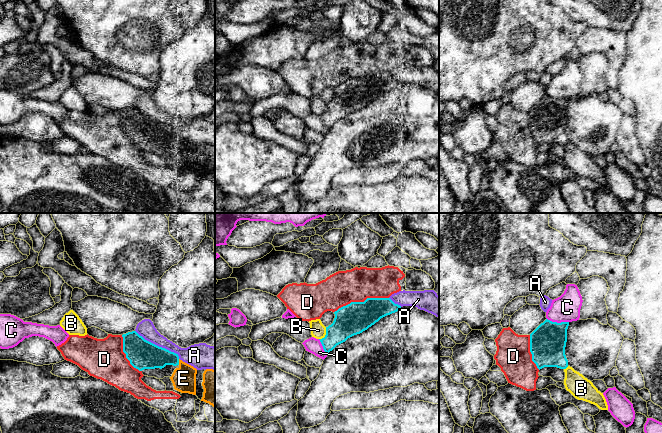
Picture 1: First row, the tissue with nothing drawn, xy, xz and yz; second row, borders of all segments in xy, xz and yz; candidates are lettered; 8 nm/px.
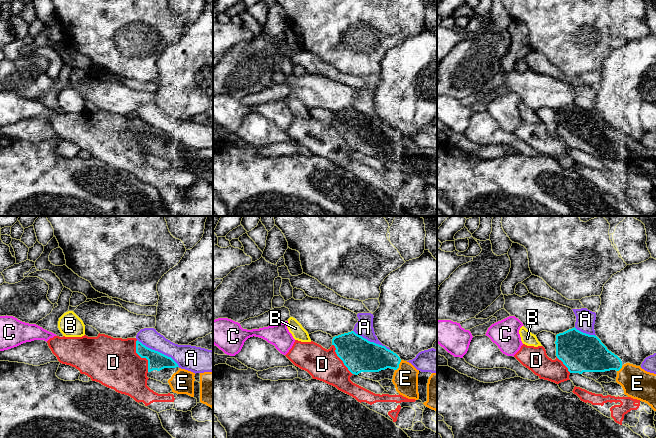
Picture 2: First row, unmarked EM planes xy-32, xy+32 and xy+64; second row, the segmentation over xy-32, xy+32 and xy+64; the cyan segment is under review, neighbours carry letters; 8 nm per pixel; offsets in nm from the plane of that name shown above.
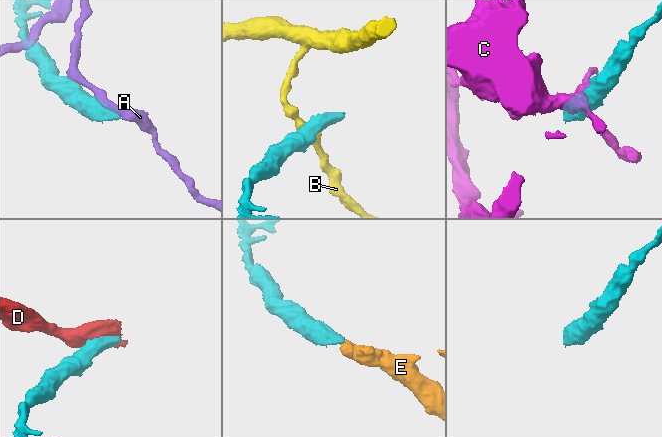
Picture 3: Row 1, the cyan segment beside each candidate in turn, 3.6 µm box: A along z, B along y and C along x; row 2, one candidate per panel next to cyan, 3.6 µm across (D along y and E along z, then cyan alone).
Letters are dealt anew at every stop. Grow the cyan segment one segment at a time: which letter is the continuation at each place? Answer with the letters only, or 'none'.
E

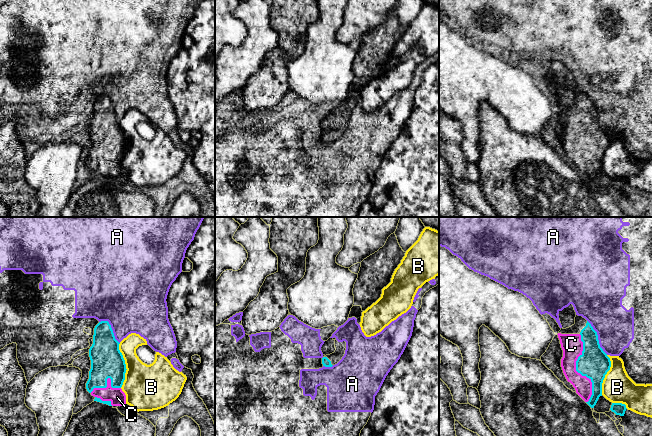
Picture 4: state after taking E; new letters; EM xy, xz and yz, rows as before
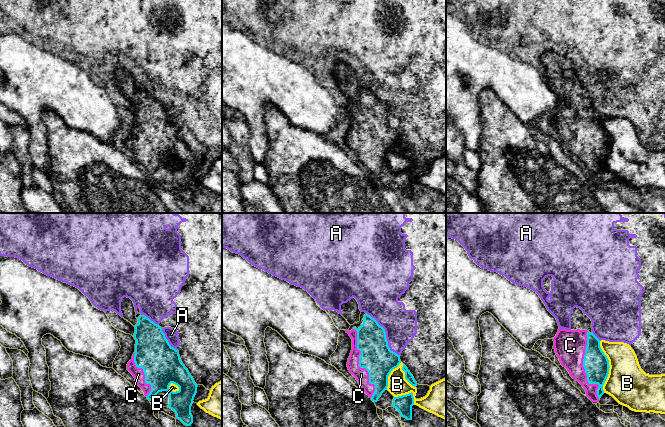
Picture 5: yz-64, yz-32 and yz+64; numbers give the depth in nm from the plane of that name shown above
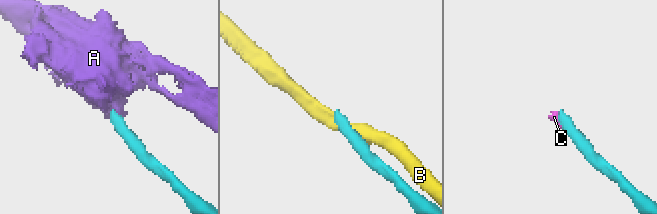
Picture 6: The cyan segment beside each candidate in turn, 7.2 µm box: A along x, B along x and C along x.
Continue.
C

